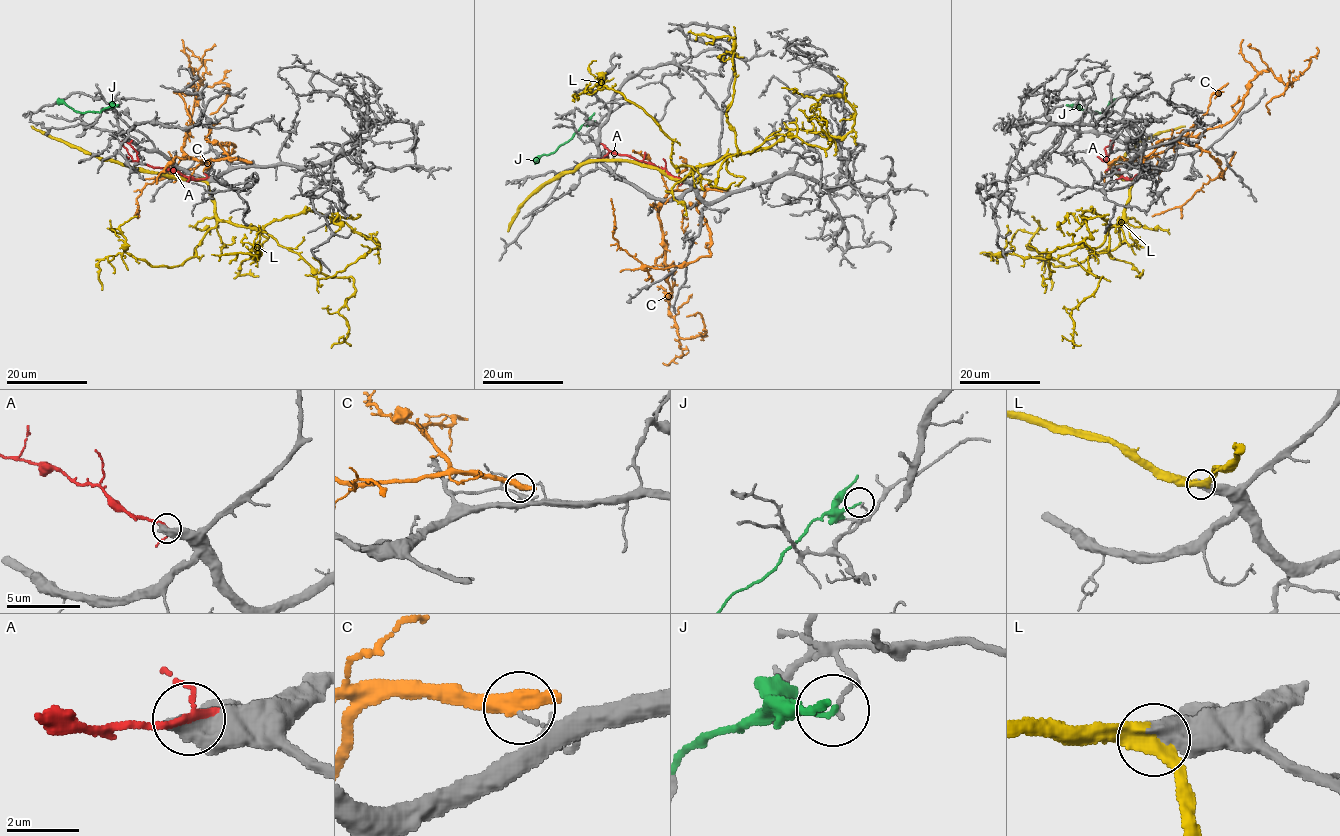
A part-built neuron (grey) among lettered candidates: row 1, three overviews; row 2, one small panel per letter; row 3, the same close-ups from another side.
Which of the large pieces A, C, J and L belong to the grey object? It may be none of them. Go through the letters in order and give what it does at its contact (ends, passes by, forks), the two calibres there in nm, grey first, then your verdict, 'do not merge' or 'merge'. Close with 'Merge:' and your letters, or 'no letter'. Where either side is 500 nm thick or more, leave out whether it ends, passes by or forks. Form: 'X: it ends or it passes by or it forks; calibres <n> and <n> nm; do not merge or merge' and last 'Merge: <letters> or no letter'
A: calibres 650 and 200 nm; do not merge
C: calibres 90 and 550 nm; do not merge
J: it ends; calibres 110 and 130 nm; do not merge
L: calibres 600 and 400 nm; merge
Merge: L

